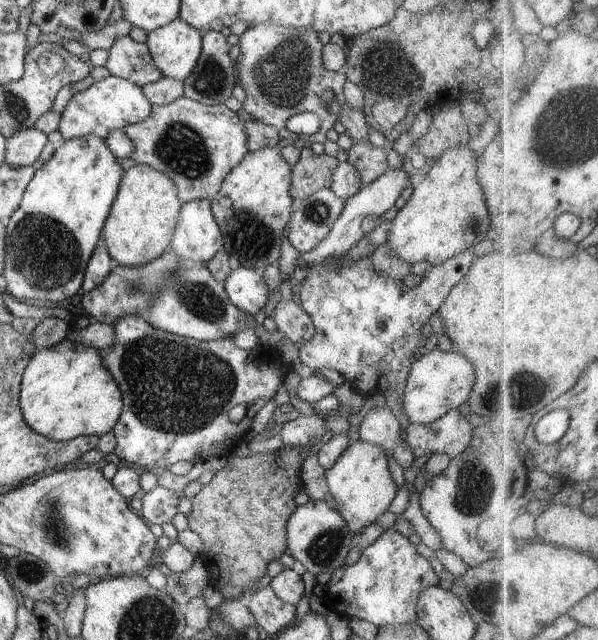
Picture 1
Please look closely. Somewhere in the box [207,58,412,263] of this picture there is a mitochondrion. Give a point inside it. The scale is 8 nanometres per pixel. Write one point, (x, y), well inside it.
(316, 213)

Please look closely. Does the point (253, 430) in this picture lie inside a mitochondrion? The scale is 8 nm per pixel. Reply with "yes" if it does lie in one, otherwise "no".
no

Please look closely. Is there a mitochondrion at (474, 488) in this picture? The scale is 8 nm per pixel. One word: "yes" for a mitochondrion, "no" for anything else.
yes

